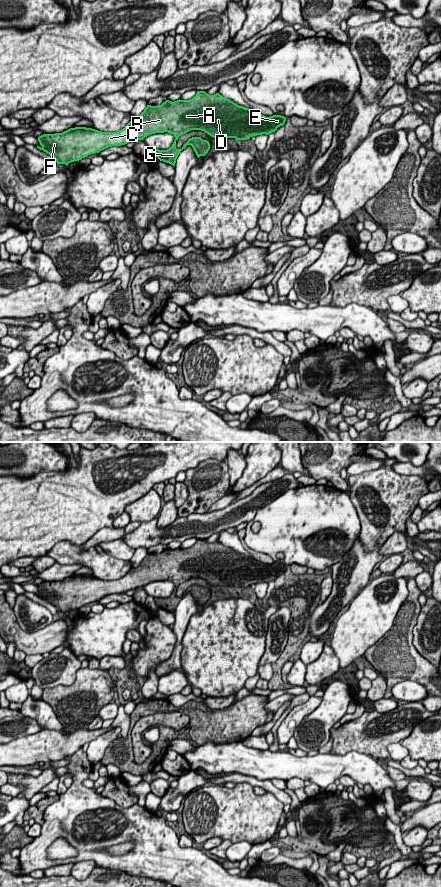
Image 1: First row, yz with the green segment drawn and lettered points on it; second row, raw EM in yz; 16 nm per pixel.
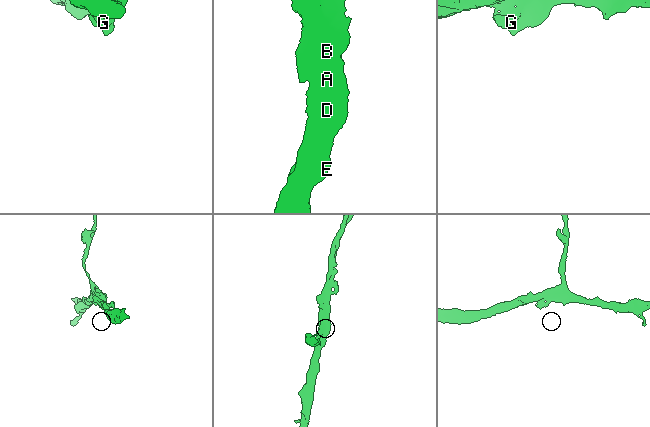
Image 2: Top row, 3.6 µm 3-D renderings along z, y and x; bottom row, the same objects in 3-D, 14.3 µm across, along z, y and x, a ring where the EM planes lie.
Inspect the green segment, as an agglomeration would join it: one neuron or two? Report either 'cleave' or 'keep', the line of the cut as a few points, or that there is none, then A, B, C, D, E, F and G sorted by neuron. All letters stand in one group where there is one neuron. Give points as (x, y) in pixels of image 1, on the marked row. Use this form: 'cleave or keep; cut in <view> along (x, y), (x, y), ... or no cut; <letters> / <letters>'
keep; no cut; A B C D E F G

